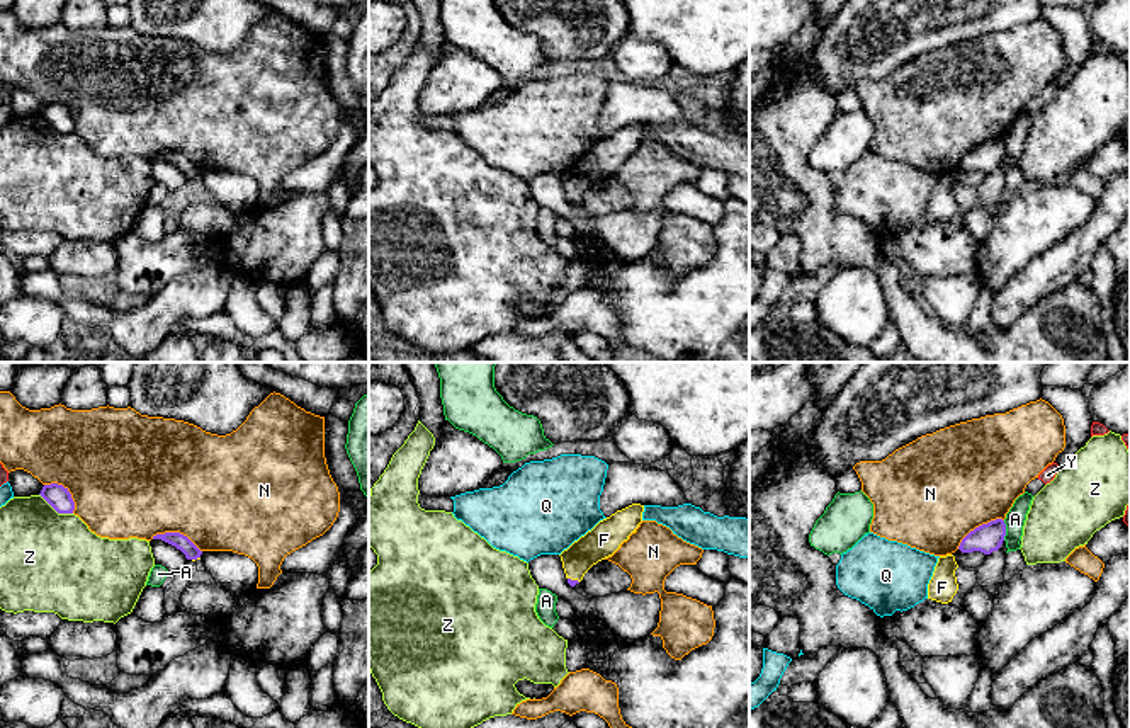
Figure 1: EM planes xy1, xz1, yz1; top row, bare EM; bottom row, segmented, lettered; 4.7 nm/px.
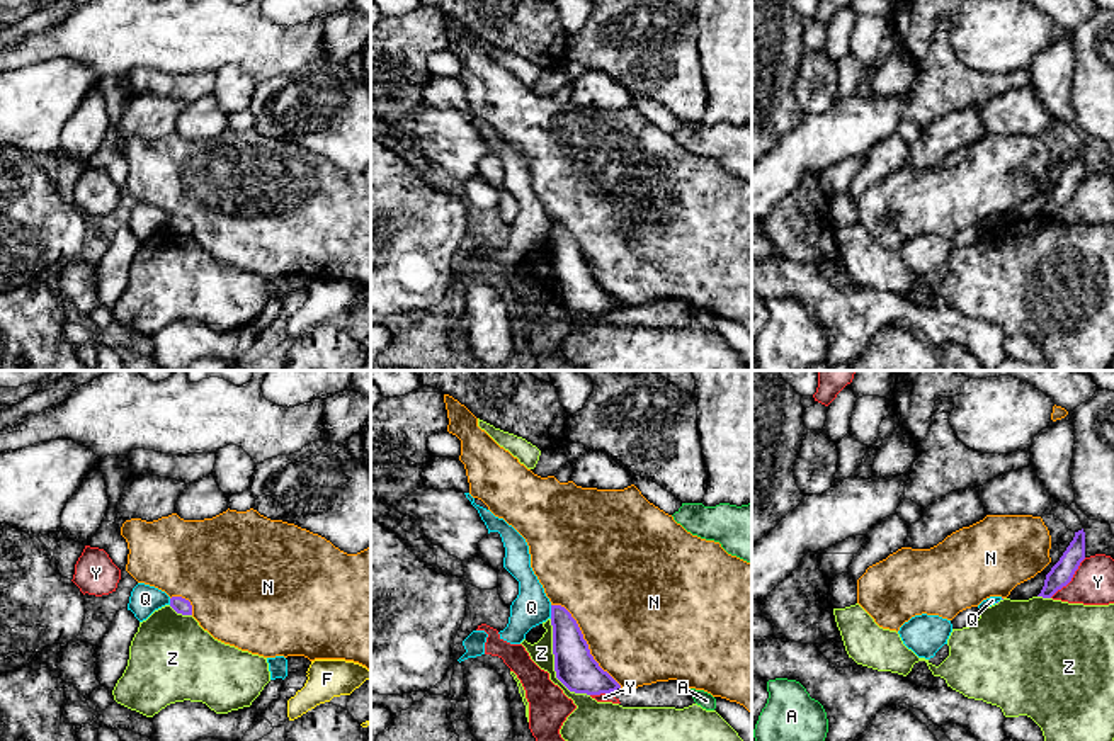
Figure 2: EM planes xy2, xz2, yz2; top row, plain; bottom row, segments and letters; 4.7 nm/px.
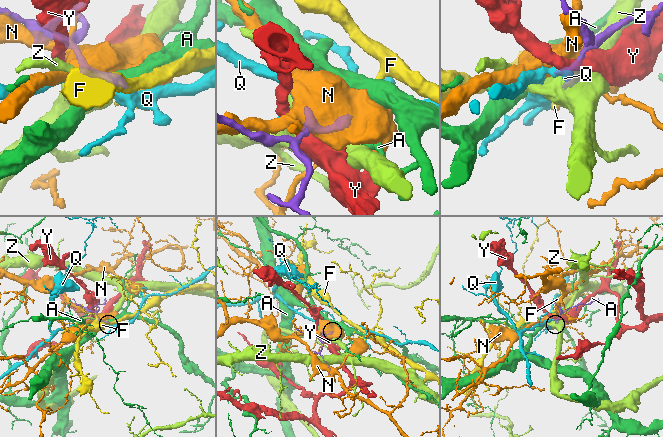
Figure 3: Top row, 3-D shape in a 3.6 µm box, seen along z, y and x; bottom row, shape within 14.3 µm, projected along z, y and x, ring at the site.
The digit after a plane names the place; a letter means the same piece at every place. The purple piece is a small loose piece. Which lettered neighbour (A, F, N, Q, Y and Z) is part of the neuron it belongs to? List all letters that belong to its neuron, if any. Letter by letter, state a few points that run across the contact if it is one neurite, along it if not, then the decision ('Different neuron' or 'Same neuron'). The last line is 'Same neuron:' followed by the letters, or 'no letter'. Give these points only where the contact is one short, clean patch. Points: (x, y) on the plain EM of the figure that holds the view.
A: Line: yz1 (1003, 140), (1005, 159). Different neuron
F: Line: xz1 (571, 201), (573, 199), (575, 187), (604, 159). Same neuron
N: Different neuron
Q: Line: xz2 (550, 225), (551, 237). Different neuron
Y: Line: yz2 (1085, 177), (1074, 196), (1050, 216). Different neuron
Z: Different neuron
Same neuron: F

